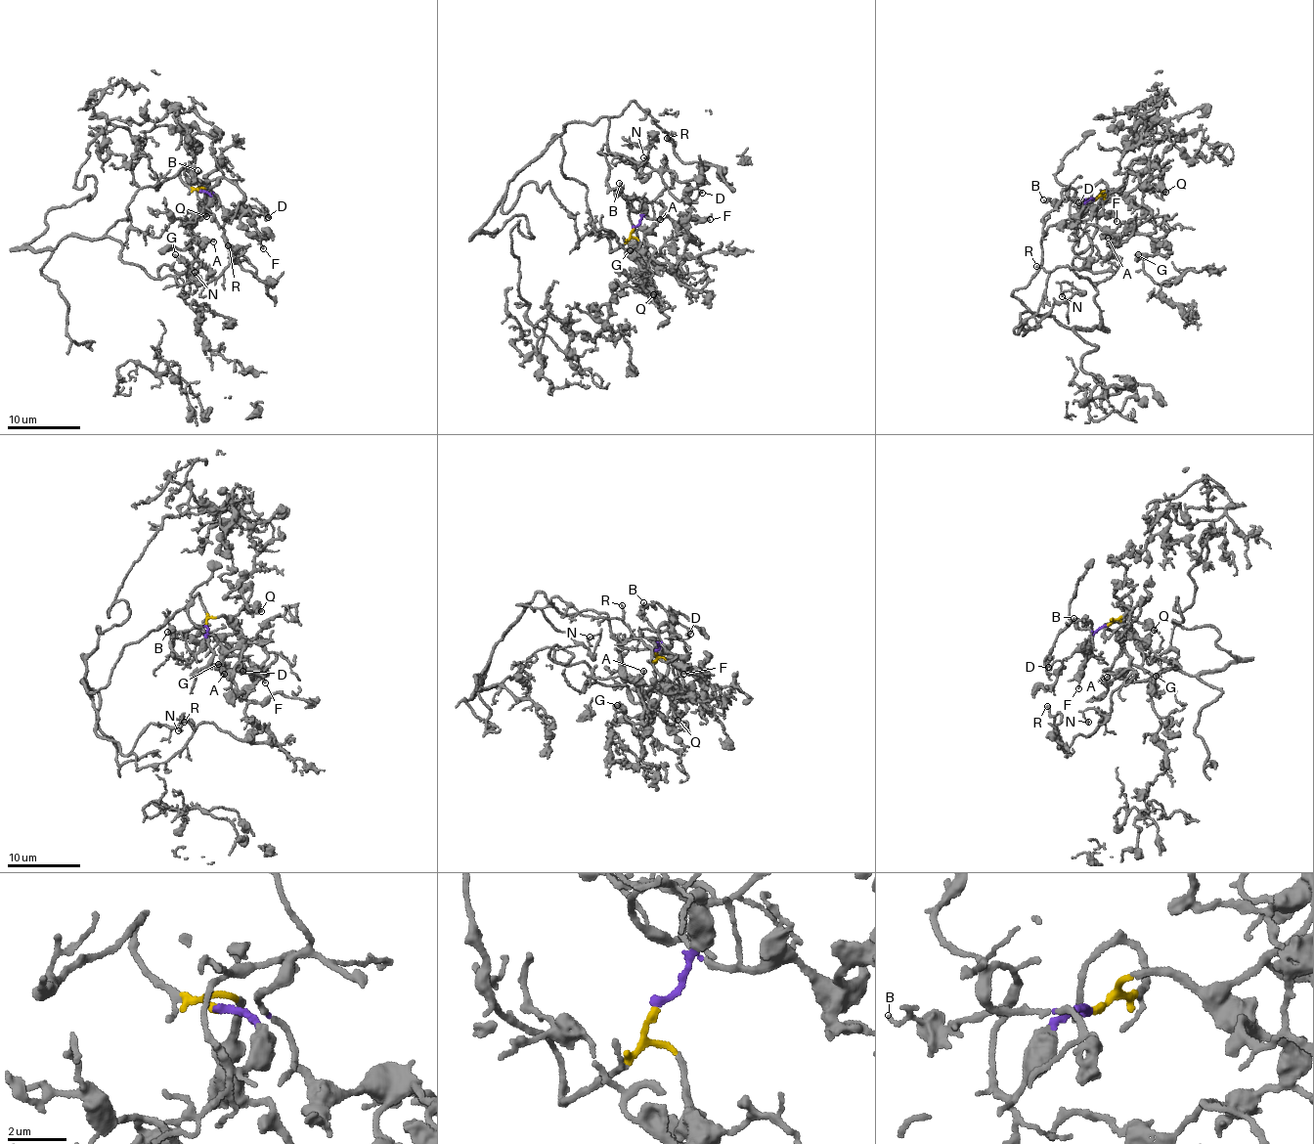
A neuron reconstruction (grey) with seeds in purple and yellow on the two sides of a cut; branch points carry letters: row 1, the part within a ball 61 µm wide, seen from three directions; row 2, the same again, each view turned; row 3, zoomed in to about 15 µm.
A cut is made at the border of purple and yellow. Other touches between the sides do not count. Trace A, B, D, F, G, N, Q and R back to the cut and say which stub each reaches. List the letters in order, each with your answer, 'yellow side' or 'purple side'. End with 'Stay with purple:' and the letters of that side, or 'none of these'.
A: yellow side
B: purple side
D: purple side
F: purple side
G: yellow side
N: yellow side
Q: yellow side
R: yellow side
Stay with purple: B, D, F

